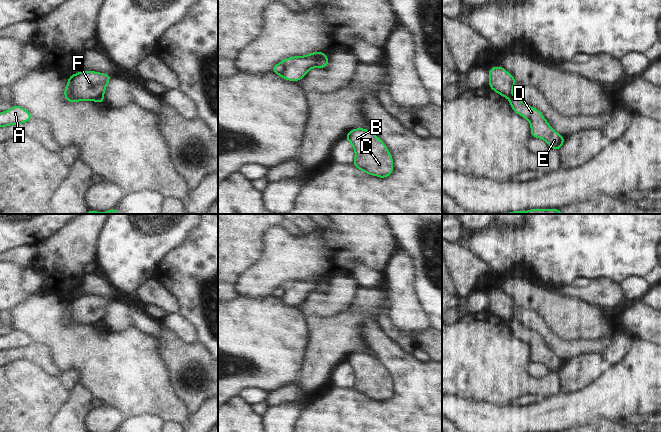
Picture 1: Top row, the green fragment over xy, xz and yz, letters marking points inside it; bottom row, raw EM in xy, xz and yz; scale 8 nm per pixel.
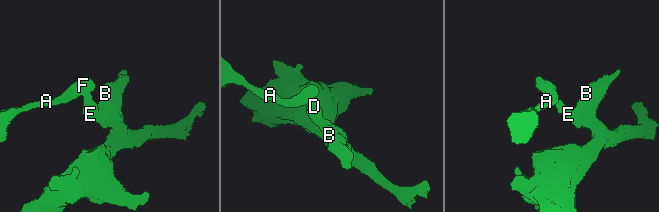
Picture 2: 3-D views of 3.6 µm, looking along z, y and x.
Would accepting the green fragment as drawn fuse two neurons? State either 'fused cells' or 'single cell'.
fused cells

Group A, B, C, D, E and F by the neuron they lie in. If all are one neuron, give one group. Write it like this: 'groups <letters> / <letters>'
groups A F / B C D E

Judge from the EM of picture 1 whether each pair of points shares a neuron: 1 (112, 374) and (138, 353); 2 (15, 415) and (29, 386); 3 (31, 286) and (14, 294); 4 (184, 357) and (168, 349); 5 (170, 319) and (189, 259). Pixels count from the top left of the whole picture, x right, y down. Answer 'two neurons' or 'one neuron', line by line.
1: one neuron
2: one neuron
3: two neurons
4: one neuron
5: two neurons

